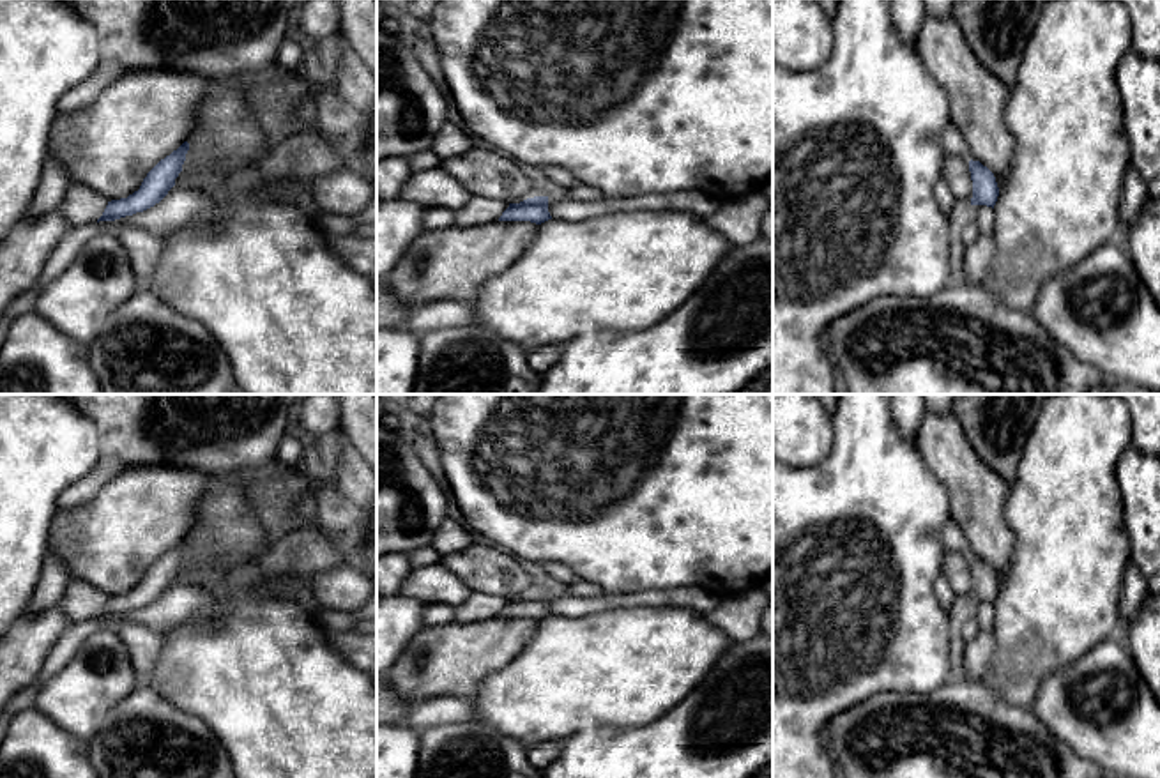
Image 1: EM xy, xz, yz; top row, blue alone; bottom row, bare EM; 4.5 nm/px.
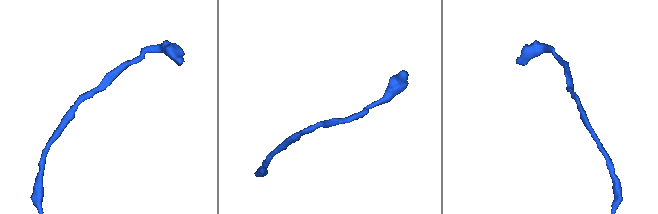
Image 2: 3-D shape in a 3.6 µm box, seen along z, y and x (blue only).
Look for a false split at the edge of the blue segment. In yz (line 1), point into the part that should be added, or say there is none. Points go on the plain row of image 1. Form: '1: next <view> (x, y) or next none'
1: next none

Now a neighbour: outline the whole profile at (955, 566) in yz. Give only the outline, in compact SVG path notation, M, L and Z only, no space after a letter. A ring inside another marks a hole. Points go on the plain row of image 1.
M944 553L942 573L946 575L953 592L962 599L969 601L973 594L973 576L969 568L969 553Z

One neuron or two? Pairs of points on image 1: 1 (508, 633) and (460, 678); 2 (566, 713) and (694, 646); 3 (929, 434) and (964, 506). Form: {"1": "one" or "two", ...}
{"1": "one", "2": "one", "3": "one"}

